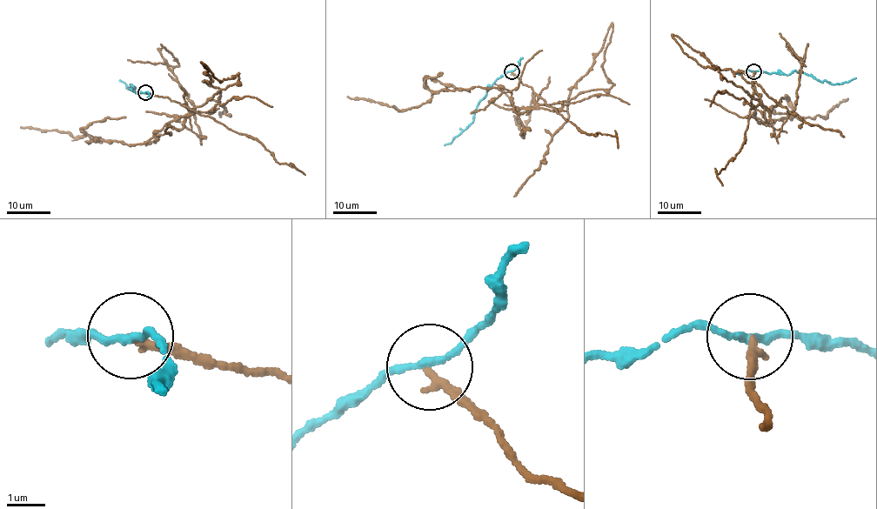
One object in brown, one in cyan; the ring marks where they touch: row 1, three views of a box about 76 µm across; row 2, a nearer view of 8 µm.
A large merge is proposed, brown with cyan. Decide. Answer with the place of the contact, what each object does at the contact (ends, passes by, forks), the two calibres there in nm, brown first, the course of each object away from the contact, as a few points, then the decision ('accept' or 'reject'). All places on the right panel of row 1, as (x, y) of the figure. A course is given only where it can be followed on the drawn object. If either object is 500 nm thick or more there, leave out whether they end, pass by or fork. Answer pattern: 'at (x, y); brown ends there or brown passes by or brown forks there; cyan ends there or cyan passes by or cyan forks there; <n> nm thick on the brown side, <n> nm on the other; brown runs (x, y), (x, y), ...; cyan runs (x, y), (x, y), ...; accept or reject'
at (753, 71); brown ends there; cyan passes by; 200 nm thick on the brown side, 160 nm on the other; brown runs (753, 71), (757, 100), (715, 68), (701, 67), (672, 36), (721, 70), (745, 73), (790, 112), (844, 137); cyan runs (753, 71), (786, 75), (800, 72), (834, 84), (856, 77); reject

